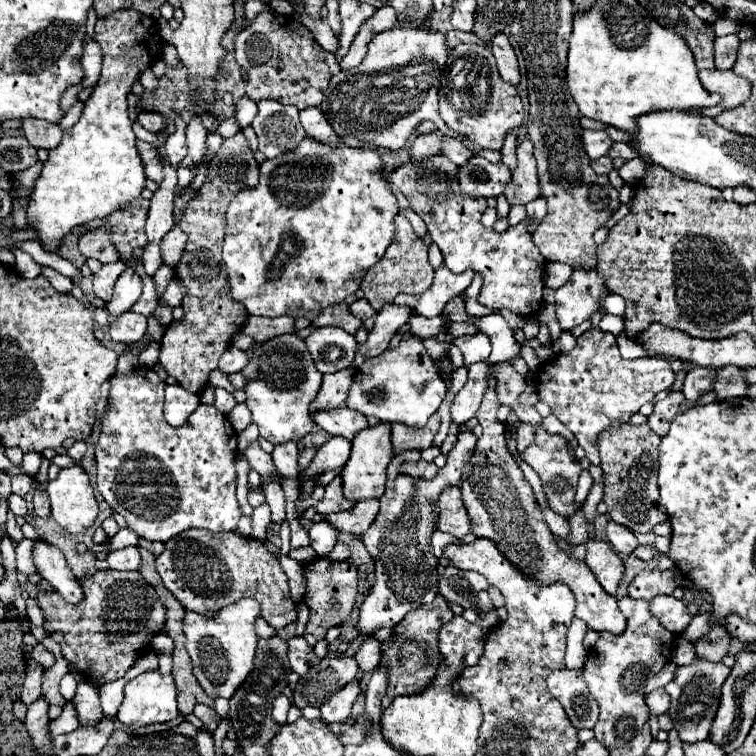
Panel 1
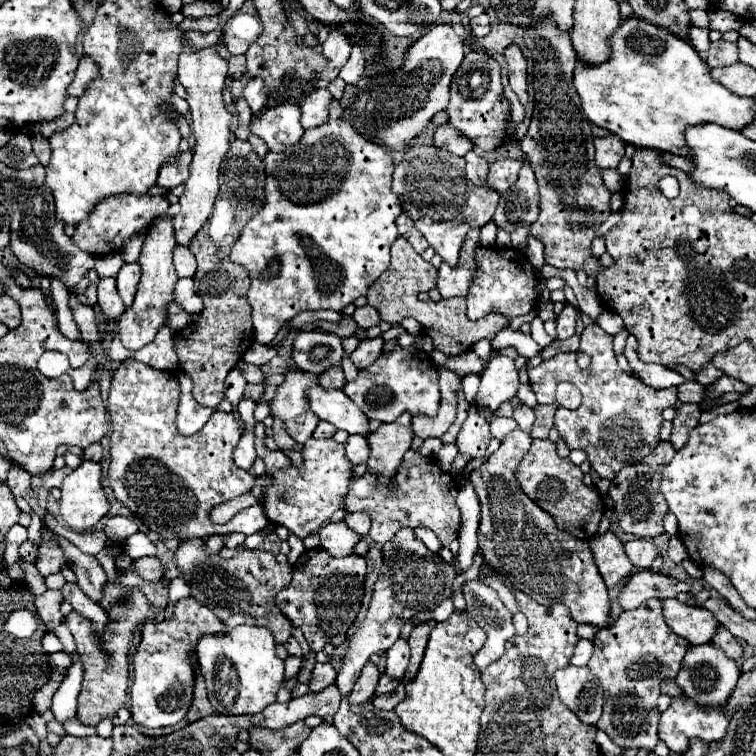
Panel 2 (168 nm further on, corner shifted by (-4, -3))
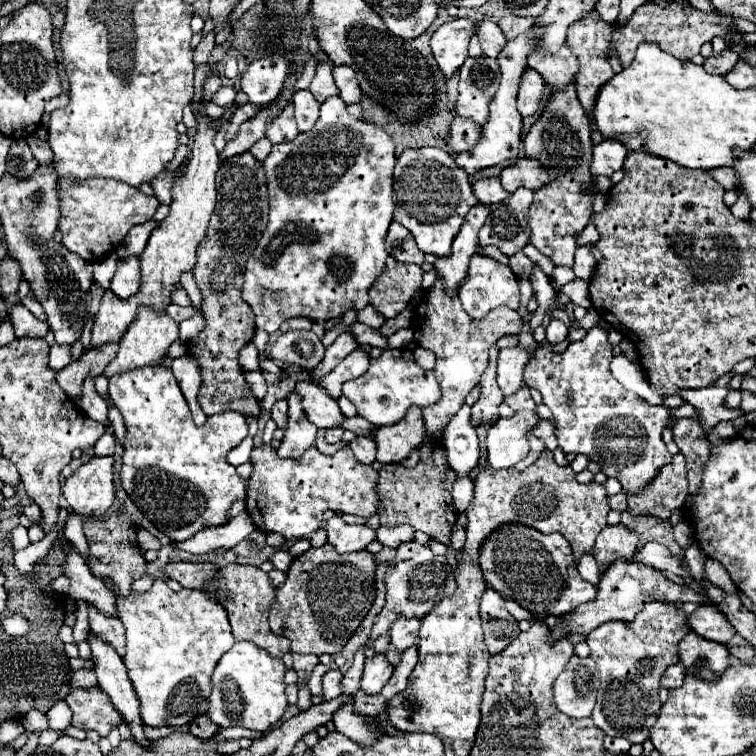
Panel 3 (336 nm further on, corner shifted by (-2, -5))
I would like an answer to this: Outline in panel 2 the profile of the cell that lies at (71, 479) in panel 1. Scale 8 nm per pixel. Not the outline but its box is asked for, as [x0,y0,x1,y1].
[60,462,108,532]

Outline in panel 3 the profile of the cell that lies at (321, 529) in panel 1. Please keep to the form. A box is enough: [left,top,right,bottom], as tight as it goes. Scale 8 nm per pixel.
[326,516,376,554]

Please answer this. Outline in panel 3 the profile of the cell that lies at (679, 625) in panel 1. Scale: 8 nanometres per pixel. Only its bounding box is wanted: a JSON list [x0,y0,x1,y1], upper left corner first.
[688,604,736,644]

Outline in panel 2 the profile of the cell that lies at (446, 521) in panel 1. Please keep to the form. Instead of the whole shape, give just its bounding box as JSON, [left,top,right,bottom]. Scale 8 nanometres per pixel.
[344,452,460,546]

